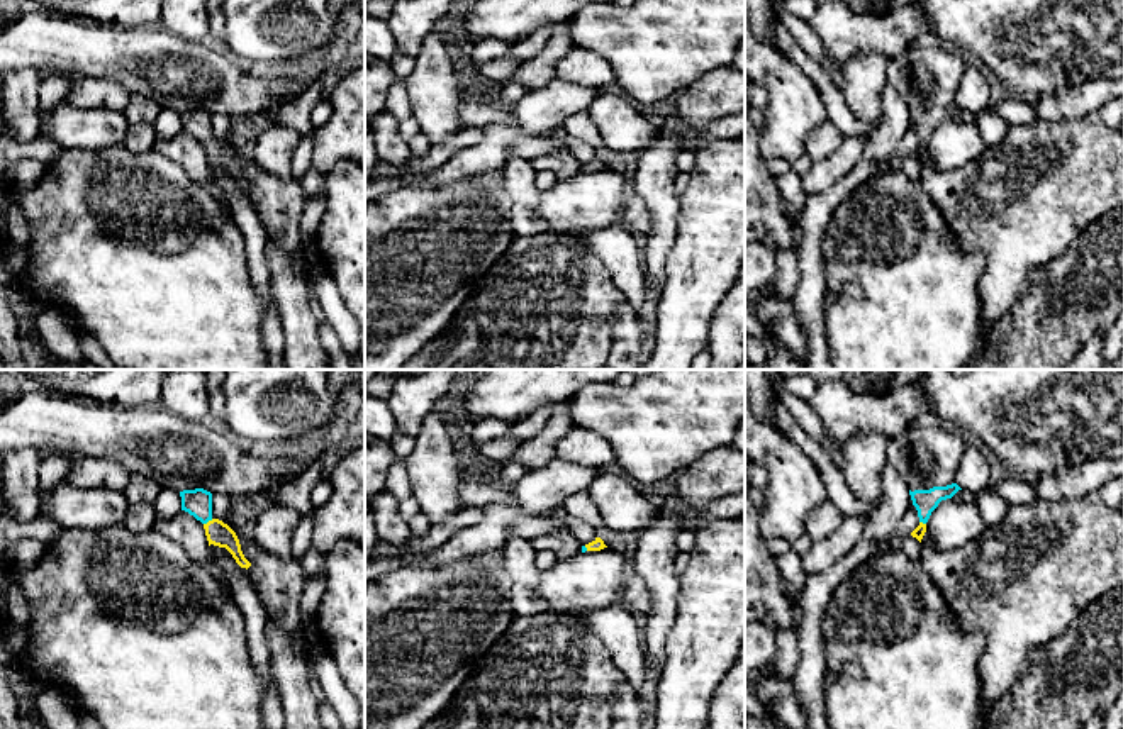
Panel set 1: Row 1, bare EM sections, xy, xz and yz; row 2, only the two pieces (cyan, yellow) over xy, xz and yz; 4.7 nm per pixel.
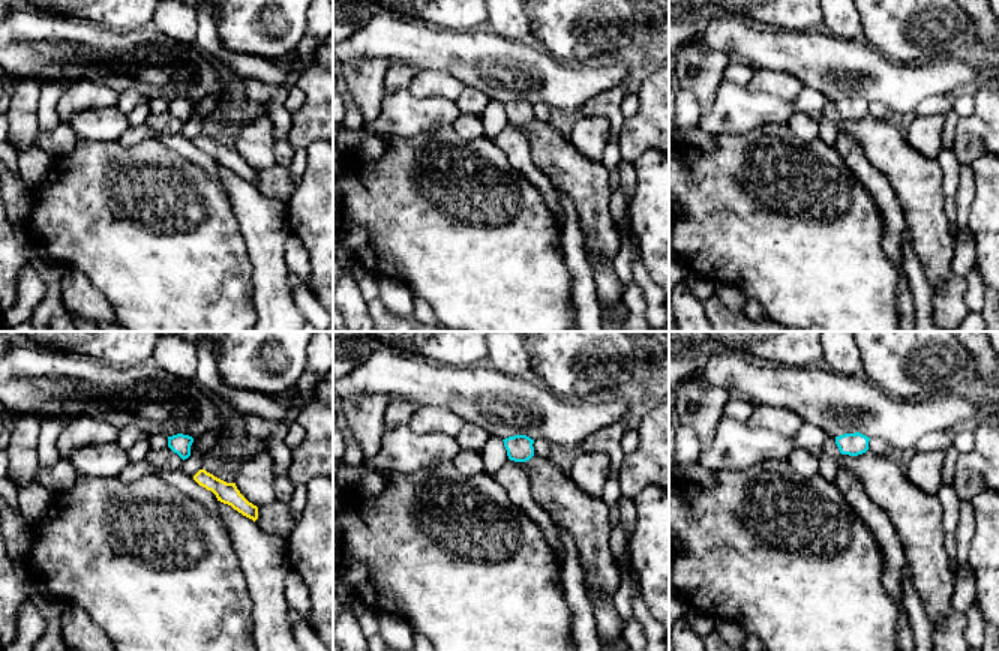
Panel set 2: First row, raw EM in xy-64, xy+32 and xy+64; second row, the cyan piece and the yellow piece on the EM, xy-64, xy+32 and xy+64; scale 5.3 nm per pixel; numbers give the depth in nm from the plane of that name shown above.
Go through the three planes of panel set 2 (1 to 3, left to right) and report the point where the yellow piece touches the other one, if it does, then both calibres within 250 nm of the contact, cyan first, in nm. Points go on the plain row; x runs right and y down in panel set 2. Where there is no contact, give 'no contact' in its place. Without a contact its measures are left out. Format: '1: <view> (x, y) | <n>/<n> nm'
1: no contact
2: no contact
3: no contact

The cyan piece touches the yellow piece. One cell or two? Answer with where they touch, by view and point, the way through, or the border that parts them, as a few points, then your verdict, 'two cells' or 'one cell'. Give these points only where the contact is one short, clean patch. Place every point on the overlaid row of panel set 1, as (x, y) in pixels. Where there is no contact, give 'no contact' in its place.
meets cyan in xy at (207, 521); runs through xy (197, 502), (207, 521), (217, 533); one cell

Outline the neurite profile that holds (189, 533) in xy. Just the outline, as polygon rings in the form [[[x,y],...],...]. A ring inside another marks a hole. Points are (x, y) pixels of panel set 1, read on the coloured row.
[[[182,510],[170,520],[156,517],[154,529],[173,539],[192,559],[198,561],[231,593],[226,576],[210,561],[209,541],[200,520]]]

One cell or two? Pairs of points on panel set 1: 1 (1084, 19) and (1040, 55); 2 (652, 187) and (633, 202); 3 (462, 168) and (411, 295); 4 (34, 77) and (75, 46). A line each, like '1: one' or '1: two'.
1: one
2: two
3: two
4: two

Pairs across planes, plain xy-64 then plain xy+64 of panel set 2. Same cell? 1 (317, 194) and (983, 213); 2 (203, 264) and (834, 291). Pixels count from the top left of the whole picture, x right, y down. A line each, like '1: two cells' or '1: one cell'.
1: one cell
2: one cell

